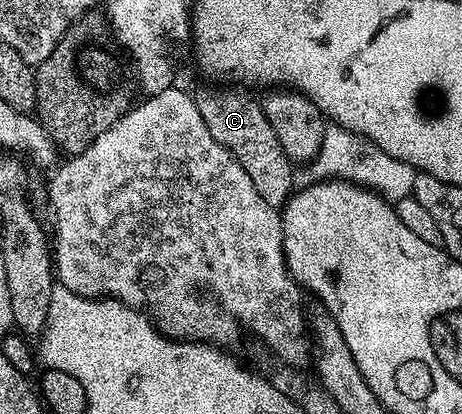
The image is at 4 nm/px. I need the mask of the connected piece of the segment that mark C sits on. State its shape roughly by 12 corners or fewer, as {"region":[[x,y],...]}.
{"region":[[242,89],[194,91],[209,136],[265,204],[293,193],[293,163]]}

